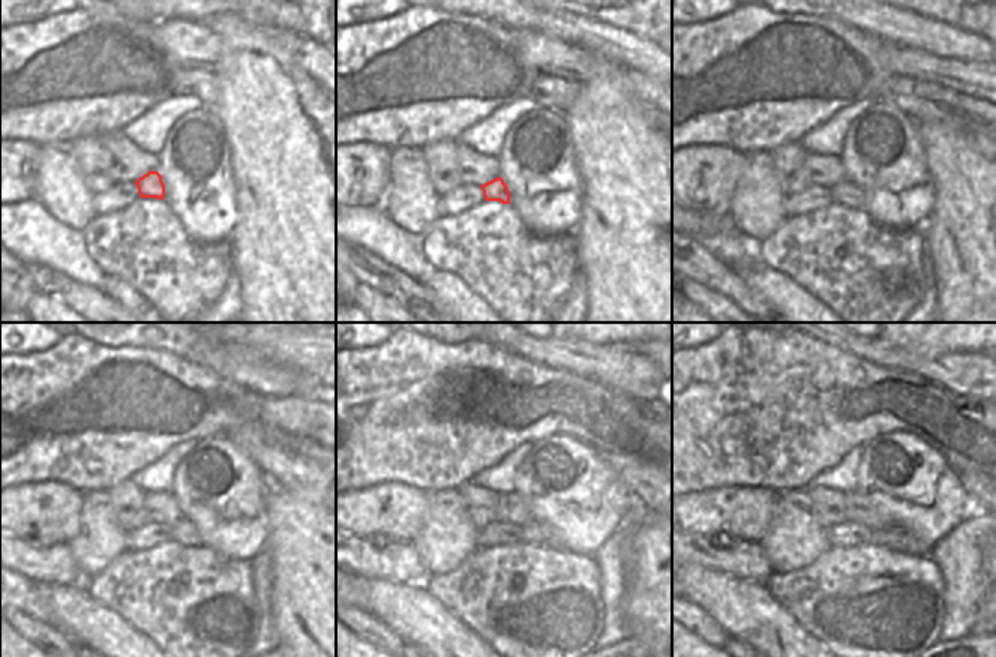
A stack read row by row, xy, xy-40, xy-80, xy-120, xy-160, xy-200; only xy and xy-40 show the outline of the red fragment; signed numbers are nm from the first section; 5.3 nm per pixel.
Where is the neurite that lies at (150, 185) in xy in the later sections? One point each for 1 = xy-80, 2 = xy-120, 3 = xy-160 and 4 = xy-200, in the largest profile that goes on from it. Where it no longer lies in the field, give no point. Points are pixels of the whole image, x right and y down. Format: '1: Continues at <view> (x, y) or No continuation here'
1: Continues at xy-80 (846, 194)
2: Continues at xy-120 (183, 533)
3: Continues at xy-160 (534, 533)
4: Continues at xy-200 (902, 540)

